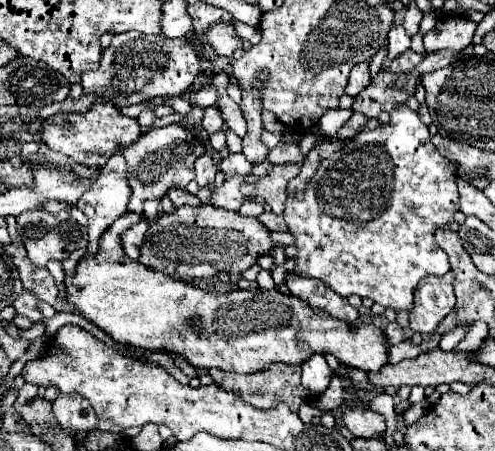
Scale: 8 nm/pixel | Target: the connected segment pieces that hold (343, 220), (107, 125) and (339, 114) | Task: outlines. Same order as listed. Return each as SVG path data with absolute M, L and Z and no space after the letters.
M408 105L394 107L386 125L360 131L348 145L322 161L300 197L286 201L284 219L290 233L296 235L298 247L294 273L320 279L342 297L354 293L382 307L394 307L396 311L410 309L414 287L422 277L446 275L450 271L448 257L434 243L432 235L438 227L454 221L460 205L456 177L456 165L436 151L430 141L430 131L418 113Z
M96 103L86 113L68 113L68 115L54 115L44 123L42 139L44 143L58 153L74 159L80 165L104 165L112 153L124 149L126 145L134 143L140 137L140 123L134 117L120 113L110 103Z
M330 109L326 115L322 115L318 129L326 139L338 141L338 131L348 121L348 117L352 117L352 109Z

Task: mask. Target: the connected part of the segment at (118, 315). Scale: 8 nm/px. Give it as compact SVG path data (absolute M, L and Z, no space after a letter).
M128 211L118 217L118 221L114 221L100 239L100 251L94 257L84 257L78 263L76 275L64 279L68 301L78 307L80 315L98 325L114 341L138 349L176 351L196 369L216 367L234 373L258 373L268 369L272 363L302 365L314 353L334 355L342 365L362 371L378 371L388 363L388 339L376 325L360 323L354 327L338 321L322 309L310 309L310 305L300 297L282 293L278 289L236 289L214 295L192 283L178 281L162 271L154 271L146 265L130 261L122 249L122 233L140 221L146 221L146 215Z

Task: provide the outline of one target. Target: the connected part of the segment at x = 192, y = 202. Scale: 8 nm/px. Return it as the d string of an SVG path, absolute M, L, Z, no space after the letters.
M170 189L168 197L172 199L176 209L184 207L184 205L190 205L190 207L198 207L200 205L200 199L196 195L190 195L186 189Z

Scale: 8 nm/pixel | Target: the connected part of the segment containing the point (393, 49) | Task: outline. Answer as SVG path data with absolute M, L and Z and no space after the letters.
M396 25L392 31L390 31L390 37L388 37L388 55L382 63L382 69L388 69L390 63L398 57L398 53L406 51L410 47L410 37L406 35L404 27L402 25Z

